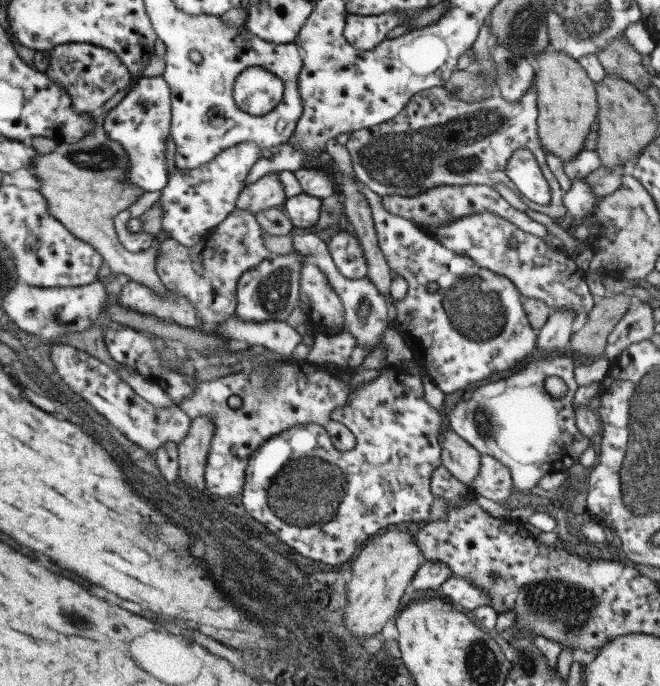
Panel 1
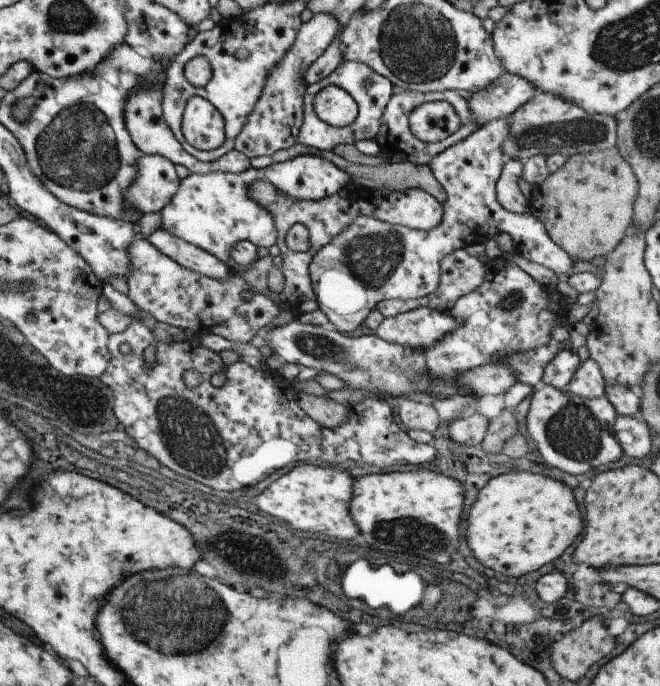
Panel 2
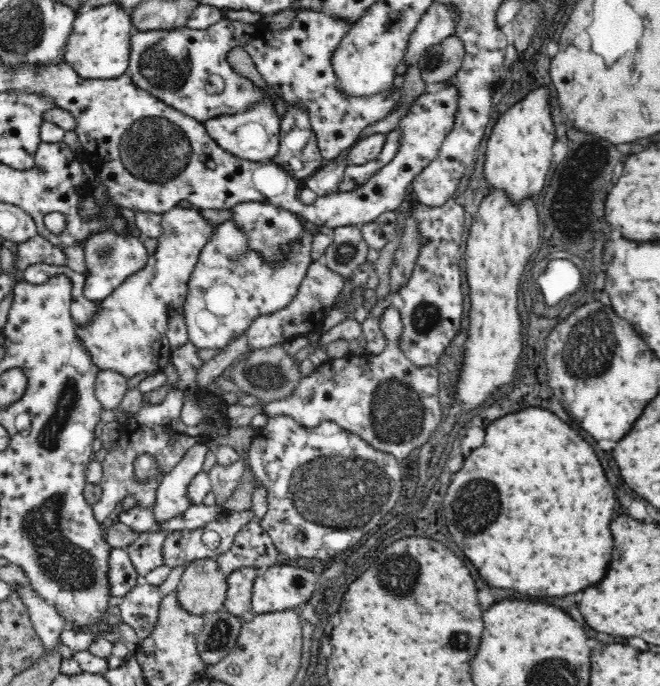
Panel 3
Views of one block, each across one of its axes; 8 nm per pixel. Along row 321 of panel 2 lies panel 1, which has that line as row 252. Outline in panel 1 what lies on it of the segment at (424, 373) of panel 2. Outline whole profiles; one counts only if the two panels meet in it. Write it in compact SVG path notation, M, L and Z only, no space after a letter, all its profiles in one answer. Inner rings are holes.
M491 212L465 216L453 224L447 224L445 228L435 228L429 236L447 250L453 250L463 258L471 258L479 268L507 278L507 282L517 288L521 298L533 298L545 302L555 312L565 310L575 316L581 312L589 314L595 306L585 284L585 272L575 266L573 256L553 252L541 238L519 230L515 224ZM295 250L289 256L273 256L271 260L261 260L253 270L241 274L235 290L237 308L233 318L241 322L285 322L299 302L299 260L303 256Z

